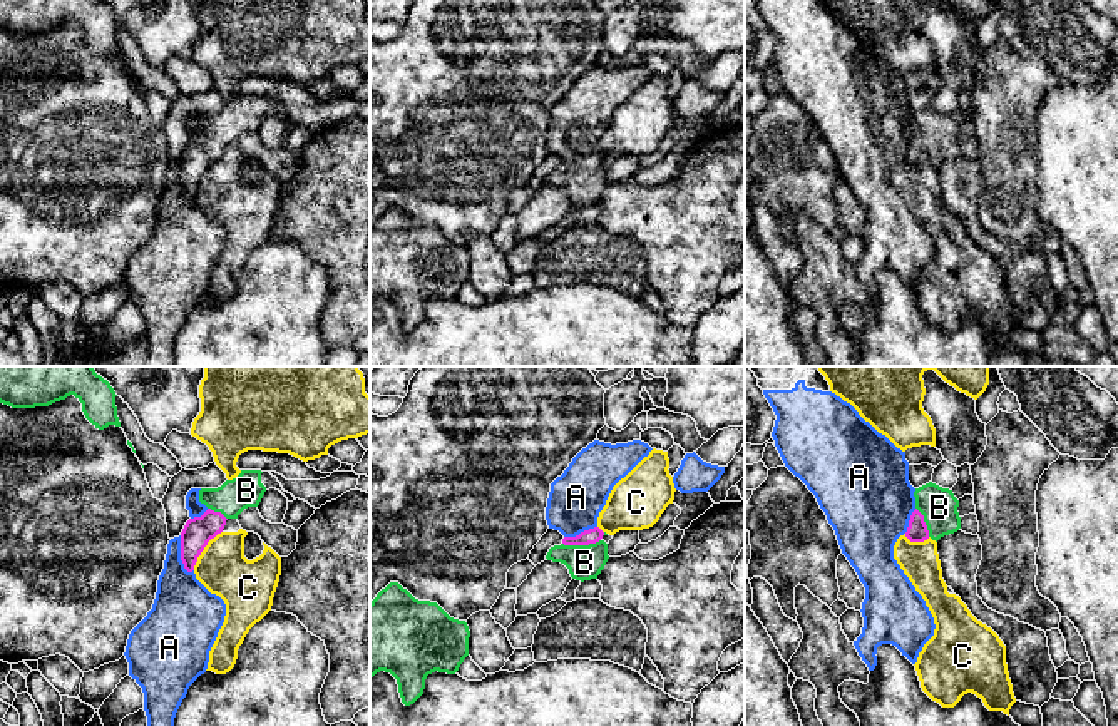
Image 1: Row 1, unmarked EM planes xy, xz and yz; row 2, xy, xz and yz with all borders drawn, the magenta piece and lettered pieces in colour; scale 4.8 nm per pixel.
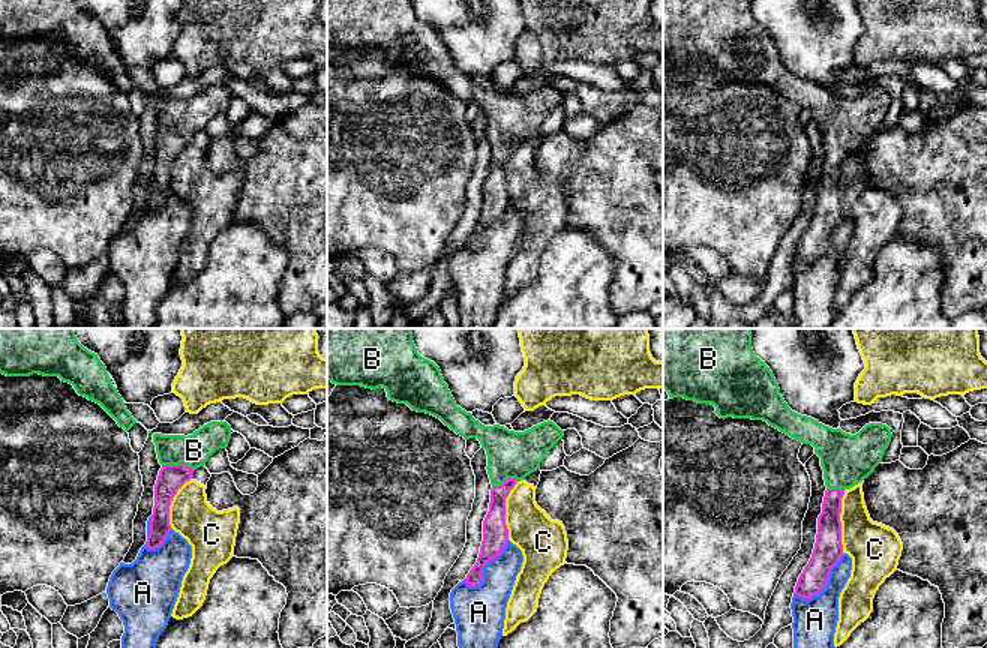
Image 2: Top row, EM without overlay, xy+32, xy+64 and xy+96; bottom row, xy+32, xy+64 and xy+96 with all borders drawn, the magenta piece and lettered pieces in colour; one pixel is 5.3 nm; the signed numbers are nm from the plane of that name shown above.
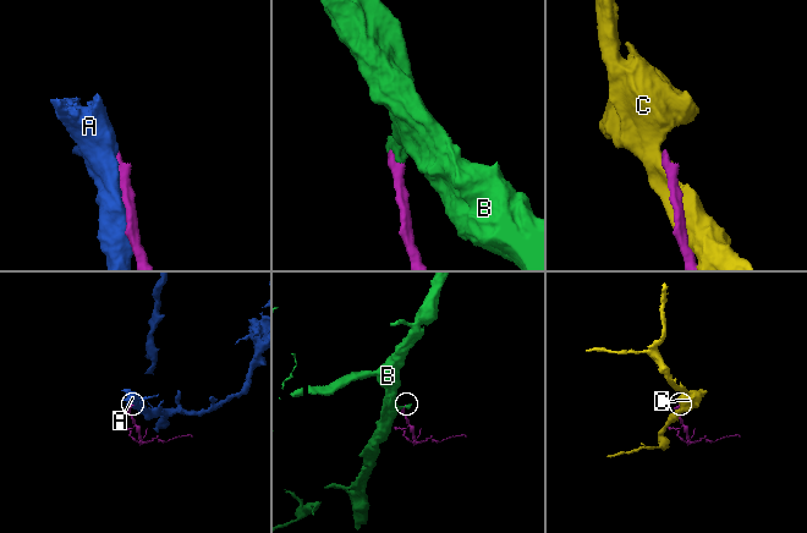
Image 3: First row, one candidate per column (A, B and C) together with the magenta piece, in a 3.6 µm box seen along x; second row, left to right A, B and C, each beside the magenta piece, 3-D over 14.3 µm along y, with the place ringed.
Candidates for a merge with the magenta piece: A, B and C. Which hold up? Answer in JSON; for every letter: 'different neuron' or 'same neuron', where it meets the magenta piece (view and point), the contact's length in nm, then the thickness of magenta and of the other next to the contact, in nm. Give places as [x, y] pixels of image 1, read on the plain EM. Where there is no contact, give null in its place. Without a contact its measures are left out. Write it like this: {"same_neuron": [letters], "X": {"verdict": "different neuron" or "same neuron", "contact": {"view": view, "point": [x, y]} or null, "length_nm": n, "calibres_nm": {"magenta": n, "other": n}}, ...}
{"same_neuron": ["B"], "A": {"verdict": "different neuron", "contact": {"view": "xy", "point": [181, 181]}, "length_nm": 190, "calibres_nm": {"magenta": 140, "other": 280}}, "B": {"verdict": "same neuron", "contact": {"view": "xz", "point": [581, 169]}, "length_nm": 190, "calibres_nm": {"magenta": 70, "other": 170}}, "C": {"verdict": "different neuron", "contact": {"view": "xy", "point": [203, 174]}, "length_nm": 240, "calibres_nm": {"magenta": 140, "other": 240}}}

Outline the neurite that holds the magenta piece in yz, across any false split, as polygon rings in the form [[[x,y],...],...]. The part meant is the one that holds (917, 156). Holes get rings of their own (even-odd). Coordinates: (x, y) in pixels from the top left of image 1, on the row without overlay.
[[[929,107],[915,114],[914,122],[915,135],[905,157],[910,167],[924,167],[929,162],[937,167],[961,154],[959,125],[952,115]]]

